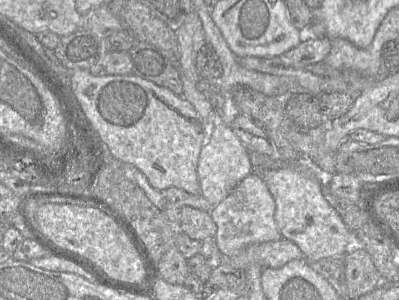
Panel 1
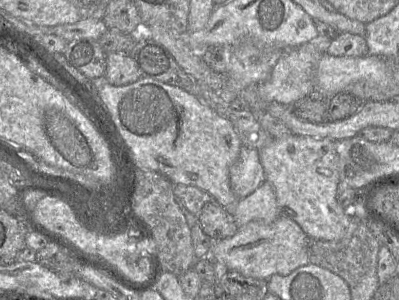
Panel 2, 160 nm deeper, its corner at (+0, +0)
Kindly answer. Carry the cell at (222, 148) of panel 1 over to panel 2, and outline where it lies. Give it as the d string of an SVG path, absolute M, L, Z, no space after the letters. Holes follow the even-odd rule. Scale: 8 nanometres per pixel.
M242 146L237 161L231 166L230 185L235 195L242 199L266 181L259 159L259 150Z

